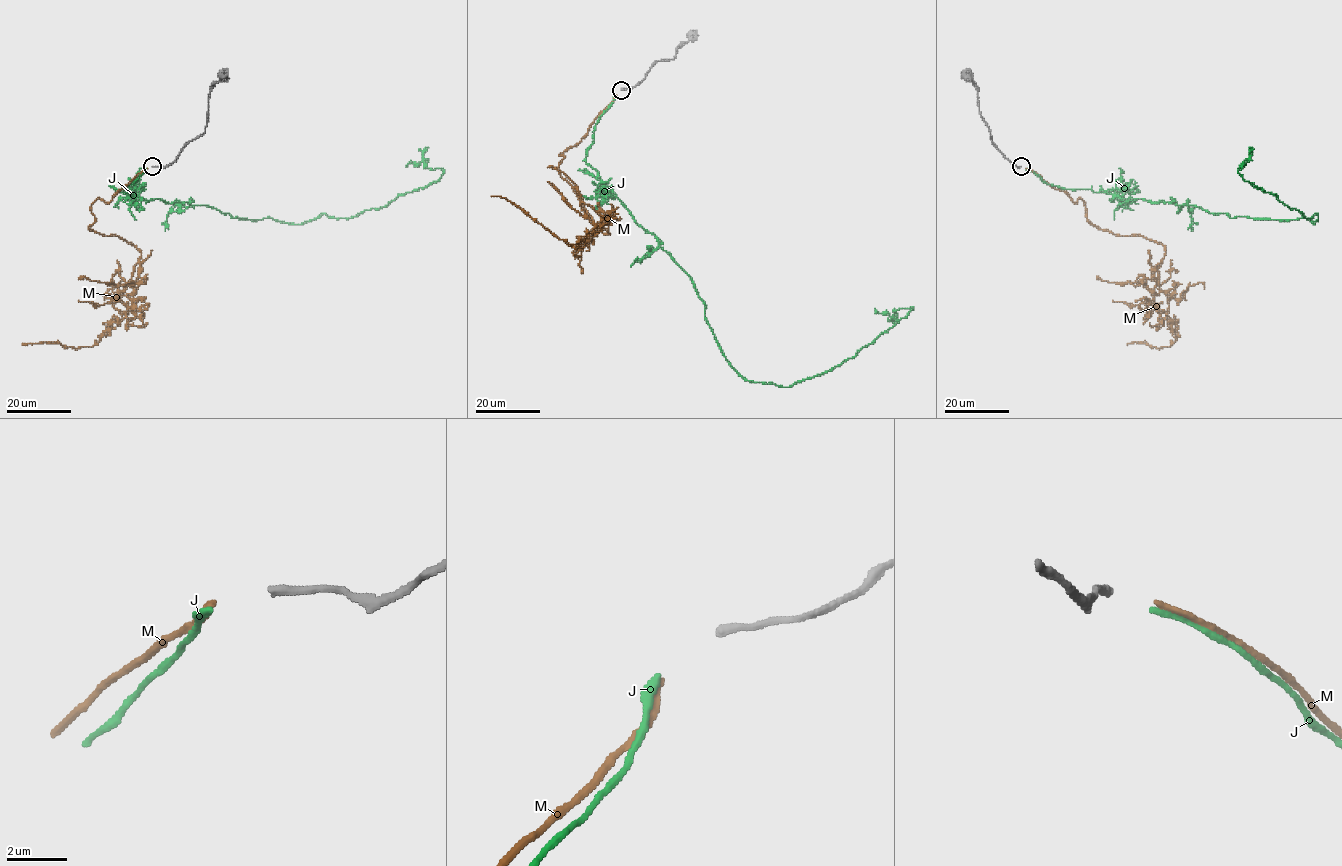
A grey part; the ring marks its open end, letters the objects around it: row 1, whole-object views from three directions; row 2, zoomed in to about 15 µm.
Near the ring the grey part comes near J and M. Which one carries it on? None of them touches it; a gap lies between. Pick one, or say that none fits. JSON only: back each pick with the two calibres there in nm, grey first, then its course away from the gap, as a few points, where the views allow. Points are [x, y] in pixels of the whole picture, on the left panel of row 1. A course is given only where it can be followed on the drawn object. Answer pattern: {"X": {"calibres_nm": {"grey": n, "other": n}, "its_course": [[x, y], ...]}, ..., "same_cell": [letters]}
{"J": {"calibres_nm": {"grey": 280, "other": 260}, "its_course": [[146, 168], [116, 190], [302, 224], [384, 207], [443, 172], [407, 165]]}, "same_cell": ["J"]}

